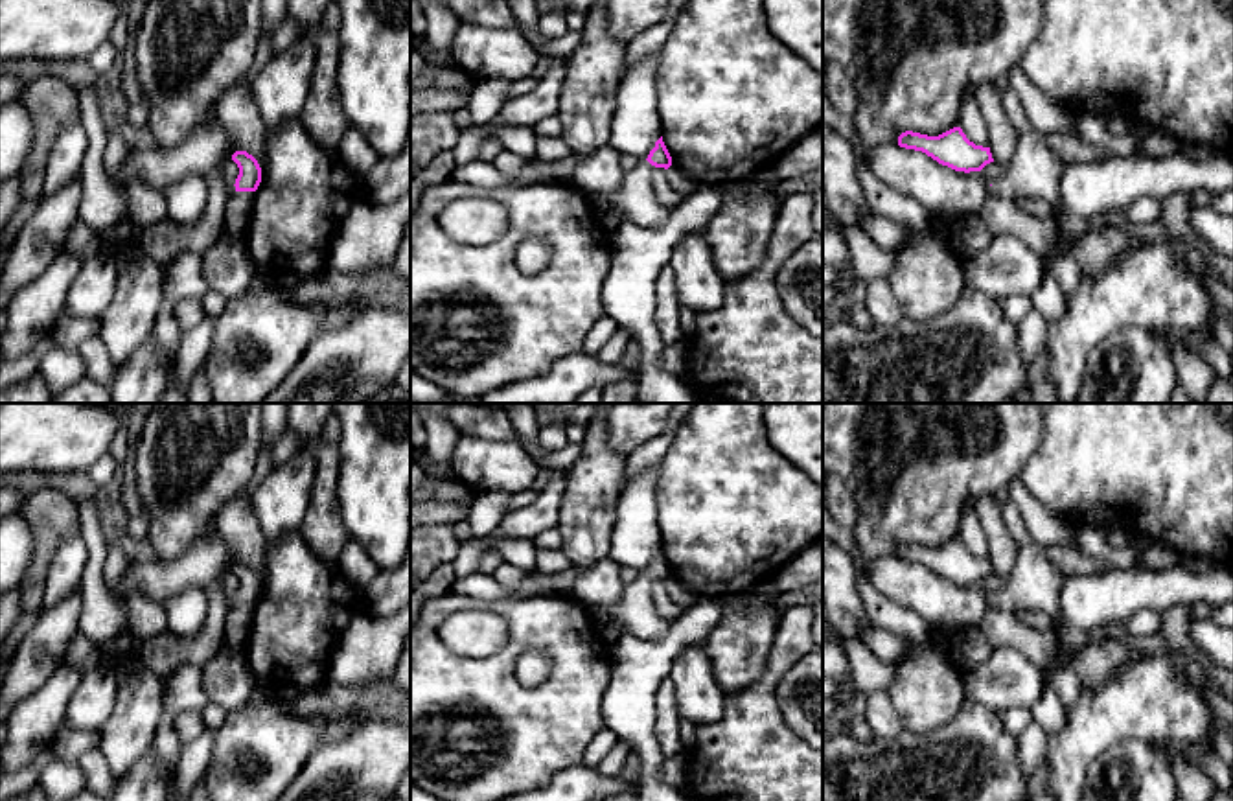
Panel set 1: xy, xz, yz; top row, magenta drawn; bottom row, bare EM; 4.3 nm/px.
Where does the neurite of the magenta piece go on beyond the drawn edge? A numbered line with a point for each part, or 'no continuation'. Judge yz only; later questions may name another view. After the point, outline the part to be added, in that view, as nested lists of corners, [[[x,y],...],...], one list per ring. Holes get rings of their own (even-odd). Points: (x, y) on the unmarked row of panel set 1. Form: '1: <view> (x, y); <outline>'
no continuation

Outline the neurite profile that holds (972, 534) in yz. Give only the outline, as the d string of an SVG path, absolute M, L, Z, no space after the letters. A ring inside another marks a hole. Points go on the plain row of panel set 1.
M964 510L959 523L959 540L970 554L988 560L988 540L975 510Z

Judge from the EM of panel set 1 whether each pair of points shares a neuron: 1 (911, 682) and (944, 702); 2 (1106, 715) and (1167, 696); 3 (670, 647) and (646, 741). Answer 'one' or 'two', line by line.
1: one
2: one
3: one

